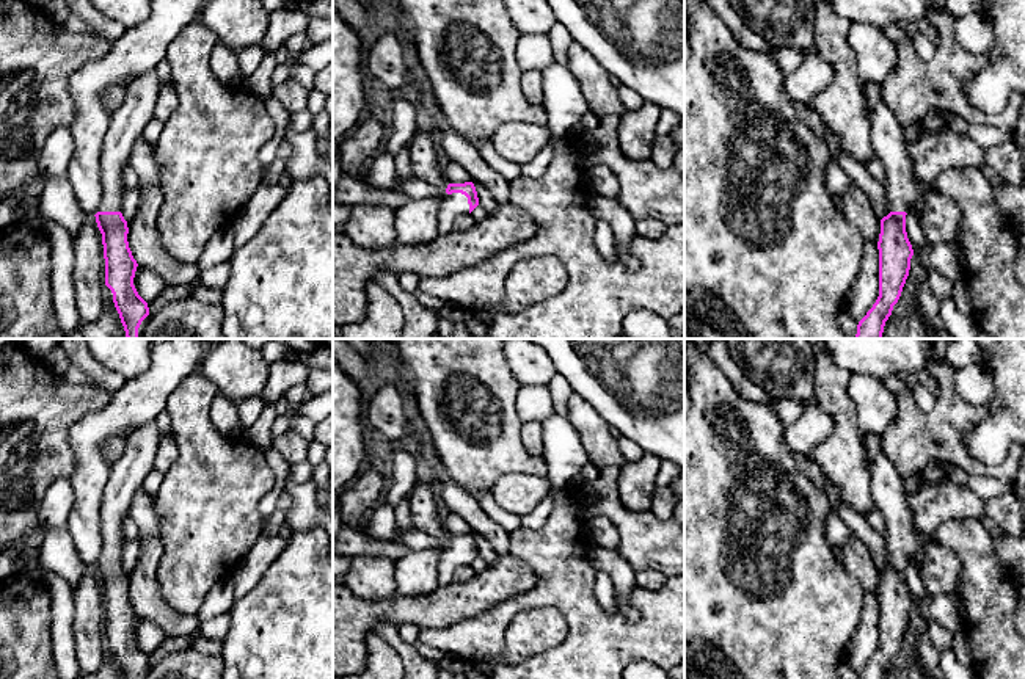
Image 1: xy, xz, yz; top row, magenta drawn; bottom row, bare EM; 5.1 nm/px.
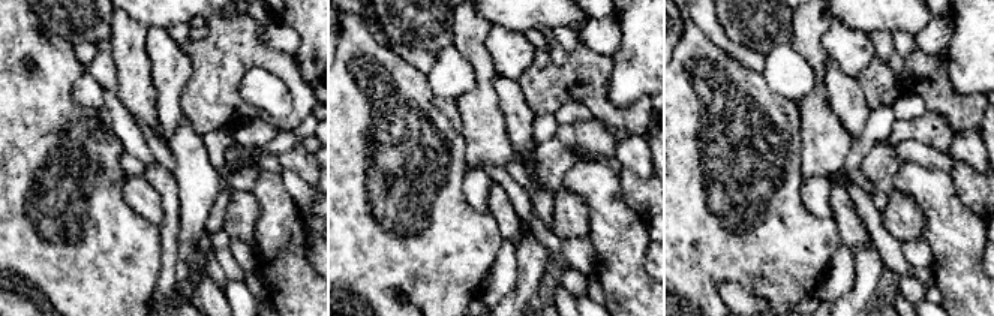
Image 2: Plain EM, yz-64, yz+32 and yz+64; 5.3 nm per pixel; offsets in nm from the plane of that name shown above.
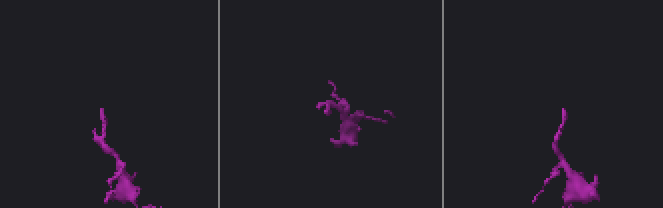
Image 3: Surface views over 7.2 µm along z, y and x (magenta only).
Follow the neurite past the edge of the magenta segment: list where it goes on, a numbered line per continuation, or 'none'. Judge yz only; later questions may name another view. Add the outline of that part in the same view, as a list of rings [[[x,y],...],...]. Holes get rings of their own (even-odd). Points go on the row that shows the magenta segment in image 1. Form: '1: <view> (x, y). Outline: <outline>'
1: yz (903, 192). Outline: [[[882,85],[862,86],[870,118],[870,136],[876,157],[882,162],[885,182],[882,183],[888,212],[909,212],[929,193],[932,183],[920,185],[912,174],[912,160],[893,110],[885,103]]]

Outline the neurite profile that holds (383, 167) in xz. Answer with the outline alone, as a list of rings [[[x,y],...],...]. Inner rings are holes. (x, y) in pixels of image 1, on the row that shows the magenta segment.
[[[388,151],[377,152],[372,162],[372,176],[367,179],[367,183],[385,190],[392,190],[396,179],[397,176],[394,155]]]

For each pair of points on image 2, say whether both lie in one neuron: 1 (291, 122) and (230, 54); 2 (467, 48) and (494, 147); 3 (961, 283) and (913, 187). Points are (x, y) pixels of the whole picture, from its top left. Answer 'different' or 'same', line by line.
1: same
2: same
3: same

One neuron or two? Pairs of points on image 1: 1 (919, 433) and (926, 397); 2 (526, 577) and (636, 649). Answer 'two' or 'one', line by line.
1: two
2: two

